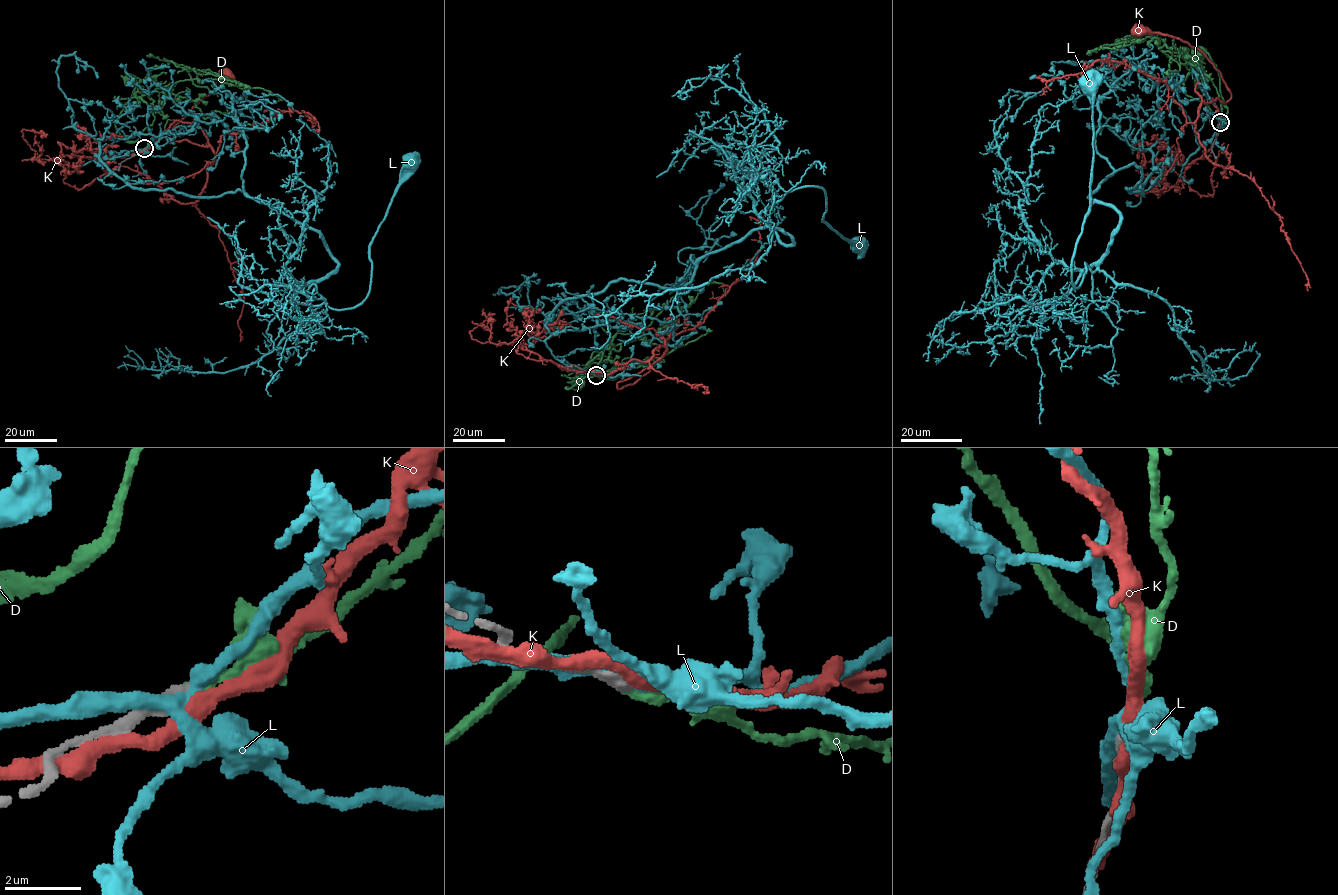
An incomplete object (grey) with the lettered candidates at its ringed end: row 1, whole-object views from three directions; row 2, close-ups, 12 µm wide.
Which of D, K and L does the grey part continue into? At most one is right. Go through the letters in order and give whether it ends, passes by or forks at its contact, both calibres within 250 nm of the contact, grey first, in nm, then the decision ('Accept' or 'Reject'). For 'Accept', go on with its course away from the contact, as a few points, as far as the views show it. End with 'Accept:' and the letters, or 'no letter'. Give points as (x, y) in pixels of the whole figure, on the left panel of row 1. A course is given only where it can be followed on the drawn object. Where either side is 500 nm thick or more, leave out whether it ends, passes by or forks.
D: It ends there. Thickness 360 nm (grey) against 300 nm. Accept. Its course: (144, 149), (167, 121), (137, 92), (154, 118), (135, 141), (120, 135), (115, 120), (134, 91), (130, 79)
K: It passes by. Thickness 380 nm (grey) against 420 nm. Reject
L: It forks there. Thickness 400 nm (grey) against 320 nm. Reject
Accept: D

